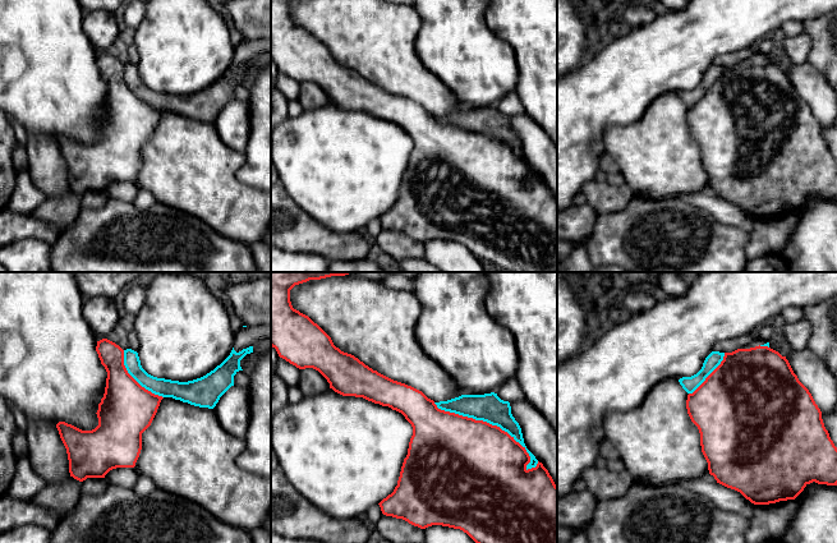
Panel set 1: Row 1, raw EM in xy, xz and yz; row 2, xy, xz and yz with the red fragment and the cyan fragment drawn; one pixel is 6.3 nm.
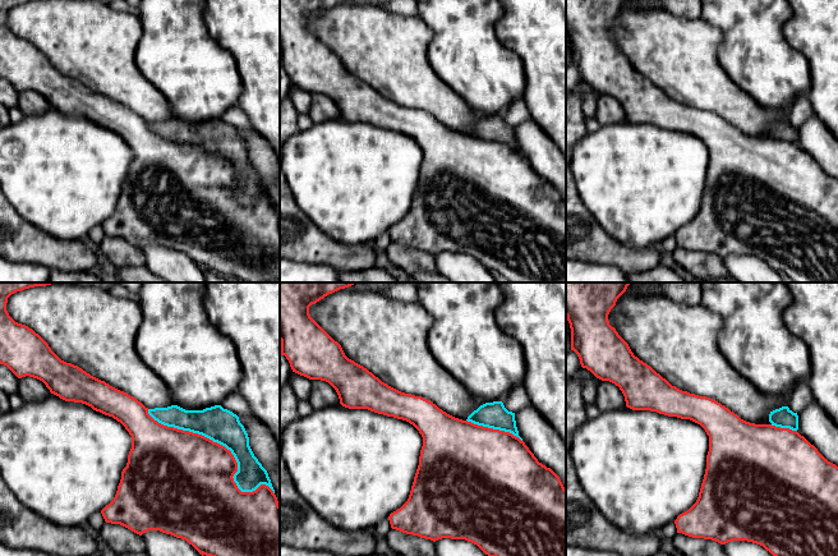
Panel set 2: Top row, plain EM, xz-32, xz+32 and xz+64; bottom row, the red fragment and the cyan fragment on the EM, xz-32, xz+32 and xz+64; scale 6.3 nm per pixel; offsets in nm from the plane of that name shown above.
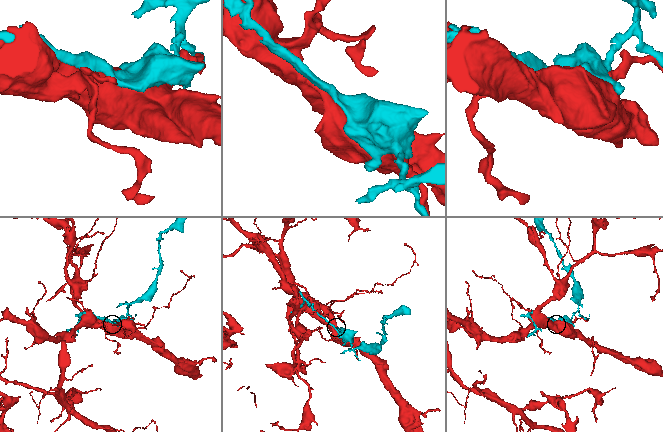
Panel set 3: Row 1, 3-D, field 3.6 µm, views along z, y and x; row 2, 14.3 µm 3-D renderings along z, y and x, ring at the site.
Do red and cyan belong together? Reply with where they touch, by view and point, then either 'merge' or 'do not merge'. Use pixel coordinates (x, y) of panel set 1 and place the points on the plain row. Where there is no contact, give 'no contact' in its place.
contact xz (493, 139); do not merge

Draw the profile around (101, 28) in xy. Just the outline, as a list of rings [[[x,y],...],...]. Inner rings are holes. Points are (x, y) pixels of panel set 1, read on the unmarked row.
[[[105,10],[84,13],[82,28],[96,50],[107,52],[121,29],[114,19],[114,14]]]

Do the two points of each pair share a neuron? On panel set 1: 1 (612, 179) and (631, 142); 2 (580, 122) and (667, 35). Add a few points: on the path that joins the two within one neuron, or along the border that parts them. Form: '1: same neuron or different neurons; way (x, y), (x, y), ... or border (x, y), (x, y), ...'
1: different neurons; border (620, 171), (625, 183)
2: same neuron; way (602, 100), (645, 56)

